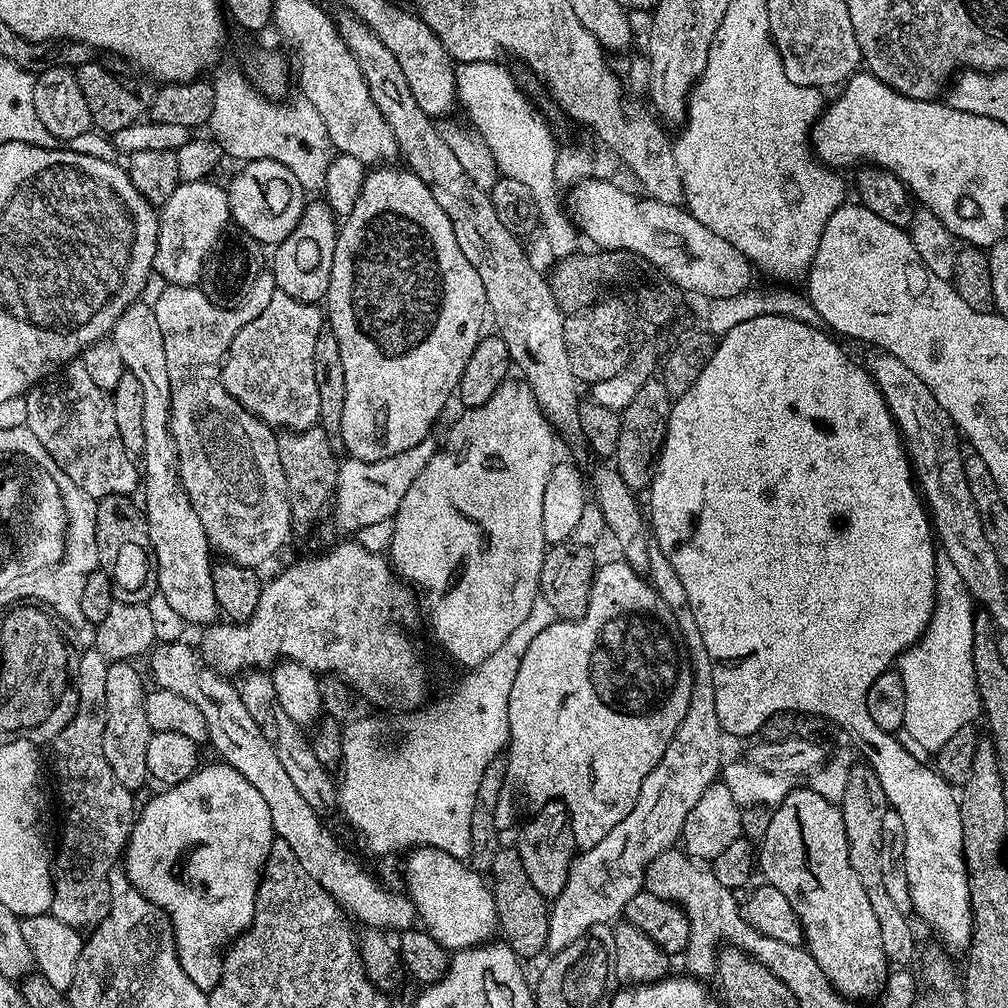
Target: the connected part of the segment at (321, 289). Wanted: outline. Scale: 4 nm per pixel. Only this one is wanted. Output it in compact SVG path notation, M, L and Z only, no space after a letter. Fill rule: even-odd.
M316 198L313 204L312 201L305 203L302 218L298 218L298 226L294 226L294 230L281 244L275 245L273 252L276 253L270 256L270 271L274 274L277 289L304 303L323 301L330 286L337 231L338 218L323 199Z

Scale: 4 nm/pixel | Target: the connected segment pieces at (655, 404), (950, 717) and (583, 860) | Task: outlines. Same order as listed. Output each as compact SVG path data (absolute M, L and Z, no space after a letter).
M651 378L622 412L622 434L618 438L614 467L618 474L622 474L622 482L626 482L626 486L630 486L634 493L640 494L651 489L652 475L656 472L655 463L668 434L668 415L672 413L673 403L673 397L669 396L663 379Z
M943 552L937 553L935 564L936 604L932 610L930 622L923 635L907 649L898 661L898 671L906 691L905 717L903 731L907 739L915 746L935 754L940 751L962 728L969 727L976 714L981 711L980 698L977 694L976 675L973 662L973 638L976 625L976 604L969 594L962 576L955 569L953 562Z
M652 546L650 566L647 571L649 583L670 607L683 636L684 649L692 666L692 690L690 707L682 720L682 726L670 740L666 753L659 759L658 766L642 782L634 810L598 842L598 846L583 849L573 859L566 886L562 894L551 901L548 909L547 951L555 954L570 946L574 938L582 938L594 926L611 925L624 915L626 902L642 891L644 875L660 853L673 847L683 835L686 815L694 808L702 794L715 783L722 770L722 739L724 733L718 722L717 707L714 703L713 664L702 641L698 622L690 607L686 588L679 581L677 571L670 564L660 548Z

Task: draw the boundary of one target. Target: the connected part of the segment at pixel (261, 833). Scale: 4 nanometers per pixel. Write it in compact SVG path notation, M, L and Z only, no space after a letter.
M205 763L184 781L160 790L145 808L143 805L139 809L122 857L122 867L130 882L170 918L182 968L190 982L206 993L212 992L222 978L225 949L247 930L254 918L260 874L274 839L266 798L241 772L226 763L215 763Z

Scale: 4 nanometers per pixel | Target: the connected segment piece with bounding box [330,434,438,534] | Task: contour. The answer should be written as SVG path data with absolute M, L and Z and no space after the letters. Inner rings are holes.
M429 434L425 440L418 442L418 446L410 446L410 450L402 454L382 458L373 464L365 460L345 459L340 466L340 480L336 483L334 507L330 512L337 526L348 532L344 534L357 534L366 526L392 519L398 506L402 506L402 498L406 498L406 490L410 490L414 478L426 470L426 464L434 458L437 447L435 435Z

